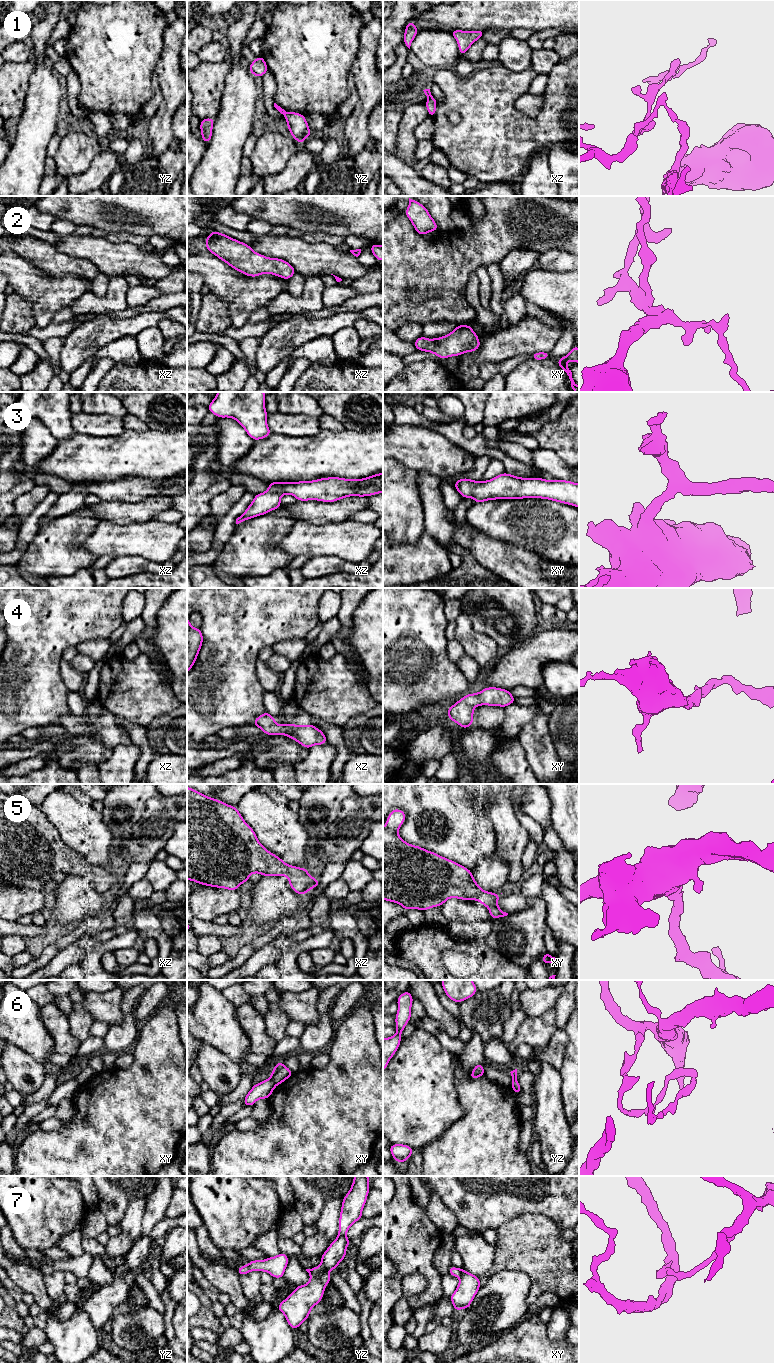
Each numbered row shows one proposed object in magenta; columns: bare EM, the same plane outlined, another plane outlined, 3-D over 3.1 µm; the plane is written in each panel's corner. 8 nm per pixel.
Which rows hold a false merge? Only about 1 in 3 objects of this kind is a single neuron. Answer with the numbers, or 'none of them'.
1, 6, 7

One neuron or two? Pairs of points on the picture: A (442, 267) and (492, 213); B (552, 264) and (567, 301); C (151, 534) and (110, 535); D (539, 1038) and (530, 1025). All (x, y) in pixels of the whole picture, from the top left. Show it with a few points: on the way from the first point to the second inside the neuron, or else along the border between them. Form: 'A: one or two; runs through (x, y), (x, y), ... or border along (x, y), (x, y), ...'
A: one; runs through (456, 254), (485, 227)
B: two; border along (539, 267), (545, 270), (568, 272)
C: one; runs through (141, 535), (120, 535)
D: one; runs through (538, 1035), (533, 1028)

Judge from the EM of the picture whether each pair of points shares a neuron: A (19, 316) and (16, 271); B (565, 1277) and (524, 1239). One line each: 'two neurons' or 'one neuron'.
A: two neurons
B: one neuron

